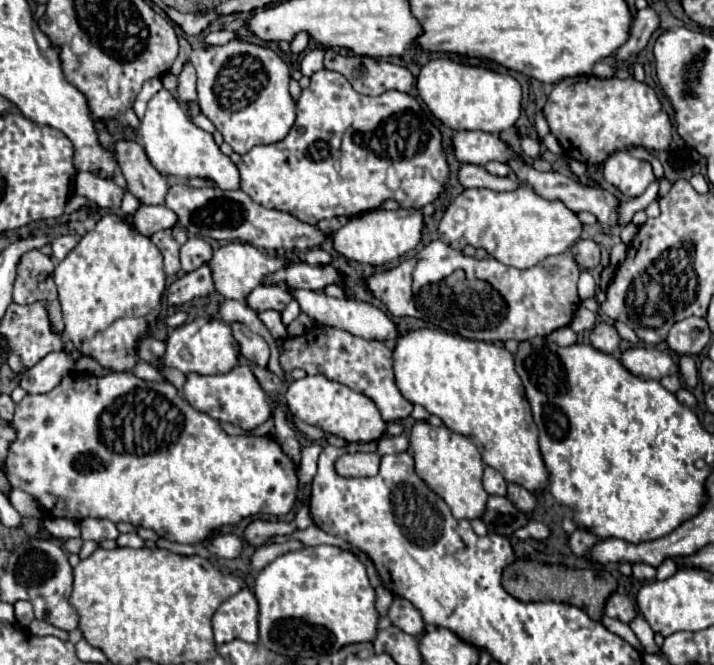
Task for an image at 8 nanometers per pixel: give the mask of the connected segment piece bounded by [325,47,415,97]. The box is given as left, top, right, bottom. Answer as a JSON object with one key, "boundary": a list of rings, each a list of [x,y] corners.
{"boundary":[[[331,47],[325,51],[325,69],[341,73],[357,93],[377,97],[389,89],[409,93],[415,77],[407,67],[373,57],[345,57]]]}

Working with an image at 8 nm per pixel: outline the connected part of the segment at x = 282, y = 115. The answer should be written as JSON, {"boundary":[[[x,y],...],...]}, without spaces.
{"boundary":[[[233,39],[225,45],[197,47],[191,51],[197,69],[197,95],[205,117],[213,121],[225,143],[245,155],[255,145],[281,141],[295,123],[295,101],[289,95],[289,67],[269,47]]]}

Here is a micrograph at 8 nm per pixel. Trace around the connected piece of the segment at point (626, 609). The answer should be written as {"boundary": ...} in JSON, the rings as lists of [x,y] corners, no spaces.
{"boundary":[[[613,593],[605,605],[605,615],[613,617],[613,619],[619,619],[623,623],[631,623],[635,617],[637,617],[637,609],[633,605],[633,601],[627,597],[627,595],[621,595],[621,593]]]}

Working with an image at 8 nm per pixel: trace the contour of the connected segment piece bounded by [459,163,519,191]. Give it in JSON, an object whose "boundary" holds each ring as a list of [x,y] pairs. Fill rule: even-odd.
{"boundary":[[[471,163],[461,165],[459,181],[463,183],[463,187],[485,187],[491,191],[509,191],[519,185],[519,181],[515,181],[513,177],[497,177],[491,175],[485,167],[471,165]]]}

